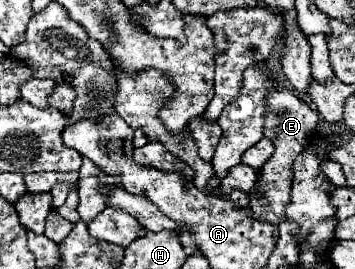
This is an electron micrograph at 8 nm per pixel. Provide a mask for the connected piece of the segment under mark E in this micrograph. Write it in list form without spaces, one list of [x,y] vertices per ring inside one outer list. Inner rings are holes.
[[[277,88],[275,92],[271,92],[271,100],[267,100],[267,104],[271,104],[271,112],[267,112],[267,120],[265,120],[265,138],[273,140],[275,144],[275,152],[271,156],[271,160],[267,160],[267,164],[261,168],[261,176],[259,176],[259,186],[265,188],[265,196],[263,198],[251,198],[251,212],[253,218],[259,222],[269,222],[275,228],[275,238],[279,238],[279,224],[285,220],[285,206],[289,204],[289,190],[291,190],[291,168],[295,158],[303,152],[303,148],[313,140],[313,130],[319,122],[317,112],[311,110],[309,104],[305,104],[303,100],[299,100],[297,96],[293,96],[293,92],[289,88]]]

